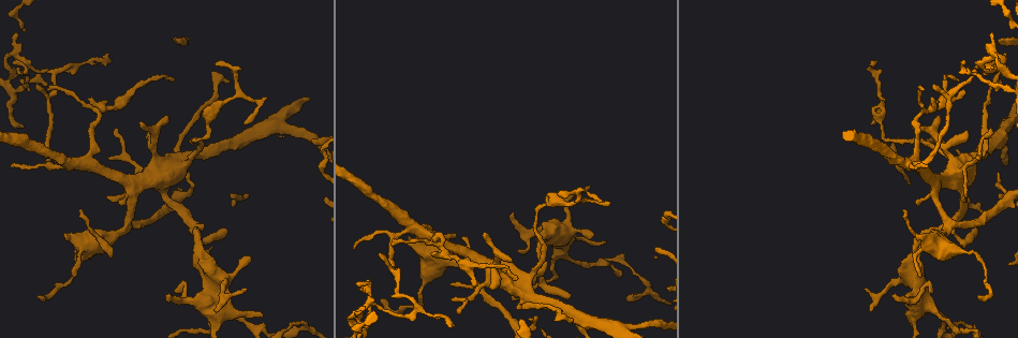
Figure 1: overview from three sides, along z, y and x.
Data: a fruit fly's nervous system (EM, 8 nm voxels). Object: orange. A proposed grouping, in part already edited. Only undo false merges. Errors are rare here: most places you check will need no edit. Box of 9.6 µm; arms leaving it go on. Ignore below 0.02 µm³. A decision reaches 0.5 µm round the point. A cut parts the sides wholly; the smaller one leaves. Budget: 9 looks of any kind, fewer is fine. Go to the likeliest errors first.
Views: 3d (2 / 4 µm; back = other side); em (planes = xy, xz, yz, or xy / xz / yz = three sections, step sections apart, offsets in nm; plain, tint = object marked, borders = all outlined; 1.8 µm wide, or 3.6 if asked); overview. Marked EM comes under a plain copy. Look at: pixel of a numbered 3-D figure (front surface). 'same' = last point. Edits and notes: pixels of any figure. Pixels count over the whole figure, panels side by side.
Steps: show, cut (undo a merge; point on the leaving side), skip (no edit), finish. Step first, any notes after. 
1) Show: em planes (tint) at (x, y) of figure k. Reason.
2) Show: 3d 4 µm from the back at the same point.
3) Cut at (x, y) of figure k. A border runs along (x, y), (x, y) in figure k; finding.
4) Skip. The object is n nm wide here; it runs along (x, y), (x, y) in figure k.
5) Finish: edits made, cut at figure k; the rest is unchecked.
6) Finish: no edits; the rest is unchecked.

Show: 3d 4 µm at (918, 290) of figure 1. Abrupt turn.

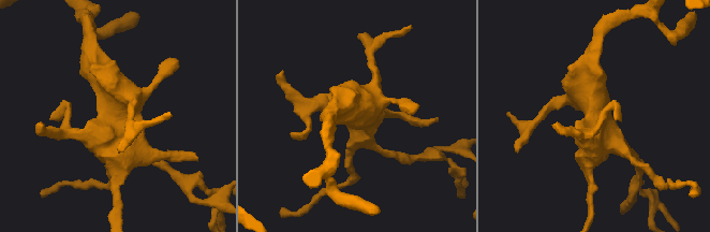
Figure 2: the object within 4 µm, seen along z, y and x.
Show: em planes (tint) at (595, 110) of figure 2.

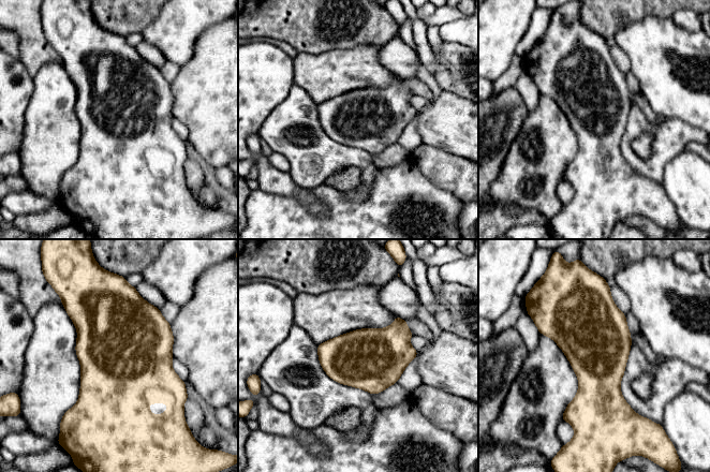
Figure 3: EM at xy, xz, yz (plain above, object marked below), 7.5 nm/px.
Skip. All the same cell.

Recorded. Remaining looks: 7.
Show: 3d 2 µm at (12, 55) of figure 1. Sharp bend.

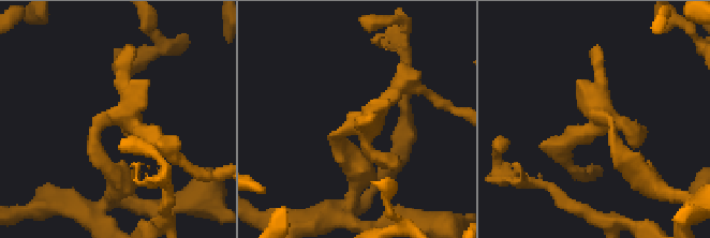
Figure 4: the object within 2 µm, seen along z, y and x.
Show: em xy step 8 (tint) at (354, 126) of figure 4. Need the tissue.

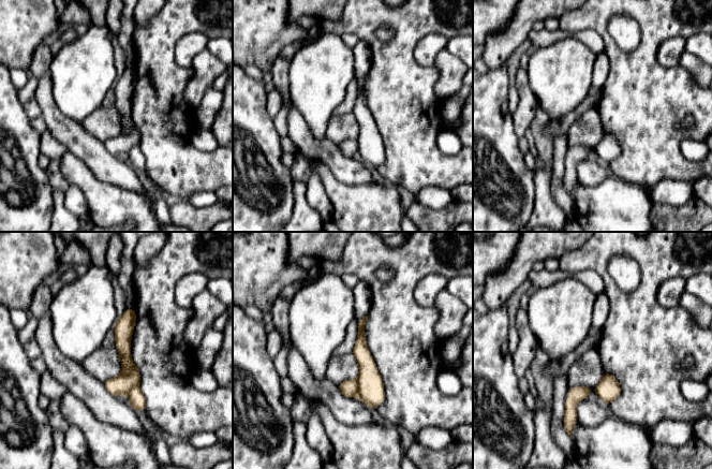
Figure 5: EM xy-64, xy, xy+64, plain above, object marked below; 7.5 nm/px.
Show: em planes (tint) at the same point.

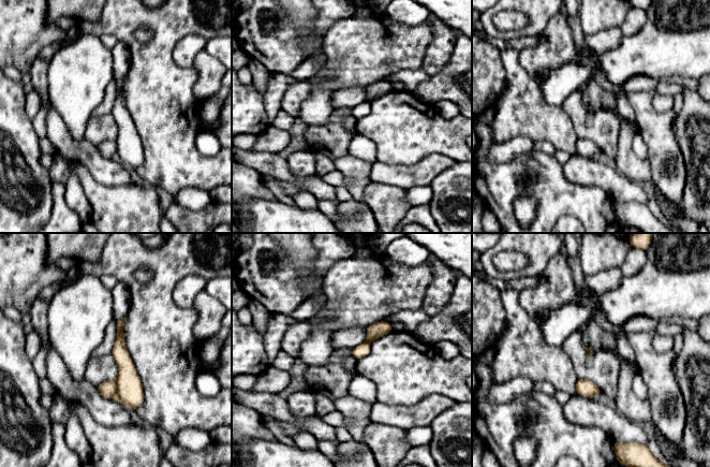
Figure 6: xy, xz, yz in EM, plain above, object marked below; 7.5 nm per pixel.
Cut at (107, 389) of figure 6. The object is 50 nm wide here; two cells meet here.

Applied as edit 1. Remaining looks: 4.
Show: 3d 4 µm at (969, 251) of figure 1. Calibre changes.

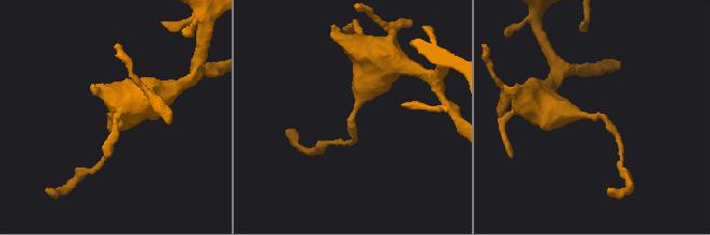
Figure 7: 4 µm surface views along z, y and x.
Show: em xy step 4 (tint) at (593, 116) of figure 7.

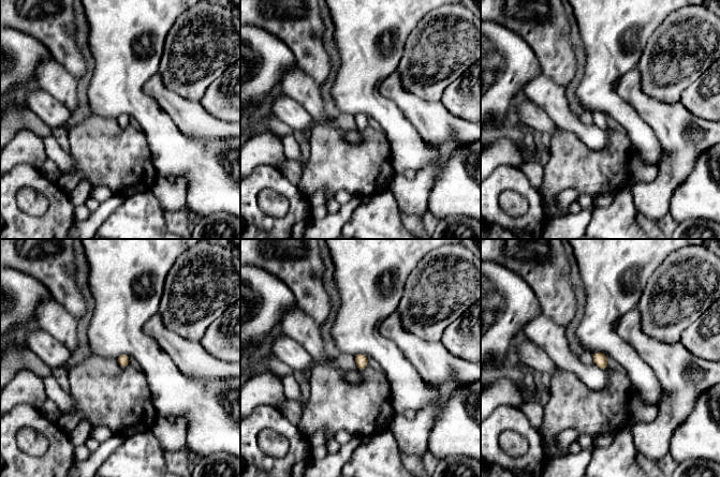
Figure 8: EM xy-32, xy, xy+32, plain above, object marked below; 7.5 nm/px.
Skip. One cell here.

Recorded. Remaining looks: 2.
Show: em xy step 16 (tint) at (880, 96) of figure 1. A narrow waist.

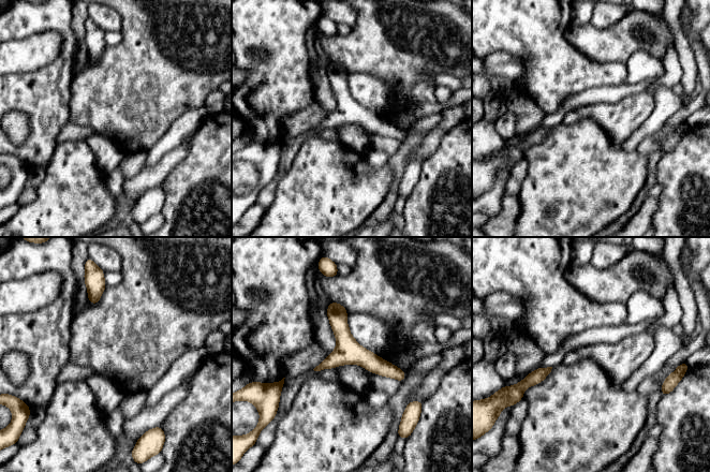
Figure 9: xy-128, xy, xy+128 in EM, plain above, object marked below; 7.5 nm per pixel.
Show: em planes (tint) at the same point. Another direction.

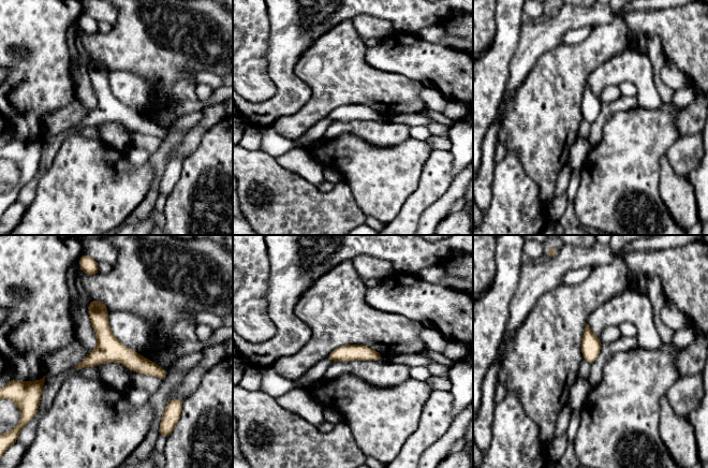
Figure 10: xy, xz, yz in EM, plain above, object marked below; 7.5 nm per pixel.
Skip. It runs along (93, 303), (104, 335), (162, 376) in figure 10; all the same cell.

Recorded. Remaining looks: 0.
Finish: edits made, cut at figure 6; the rest is unchecked.

